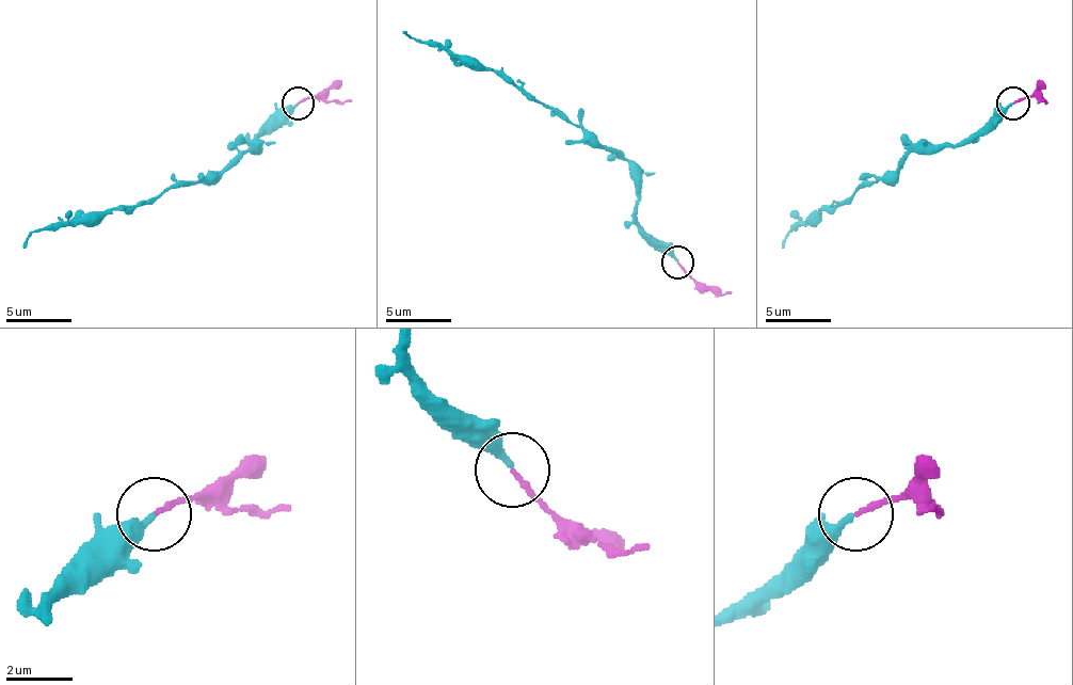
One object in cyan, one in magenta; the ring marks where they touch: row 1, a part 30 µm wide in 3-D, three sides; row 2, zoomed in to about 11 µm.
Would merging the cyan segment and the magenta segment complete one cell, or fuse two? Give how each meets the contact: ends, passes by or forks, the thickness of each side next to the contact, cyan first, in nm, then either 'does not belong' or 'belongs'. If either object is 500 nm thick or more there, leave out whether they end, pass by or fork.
cyan ends; magenta ends; calibres 240 and 150 nm; does not belong

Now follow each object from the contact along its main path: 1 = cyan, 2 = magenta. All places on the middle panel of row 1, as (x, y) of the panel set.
1: (676, 261), (638, 222), (638, 180), (622, 157), (492, 69), (455, 63), (443, 50), (420, 44), (403, 31)
2: (676, 261), (697, 281), (719, 293), (732, 290)

